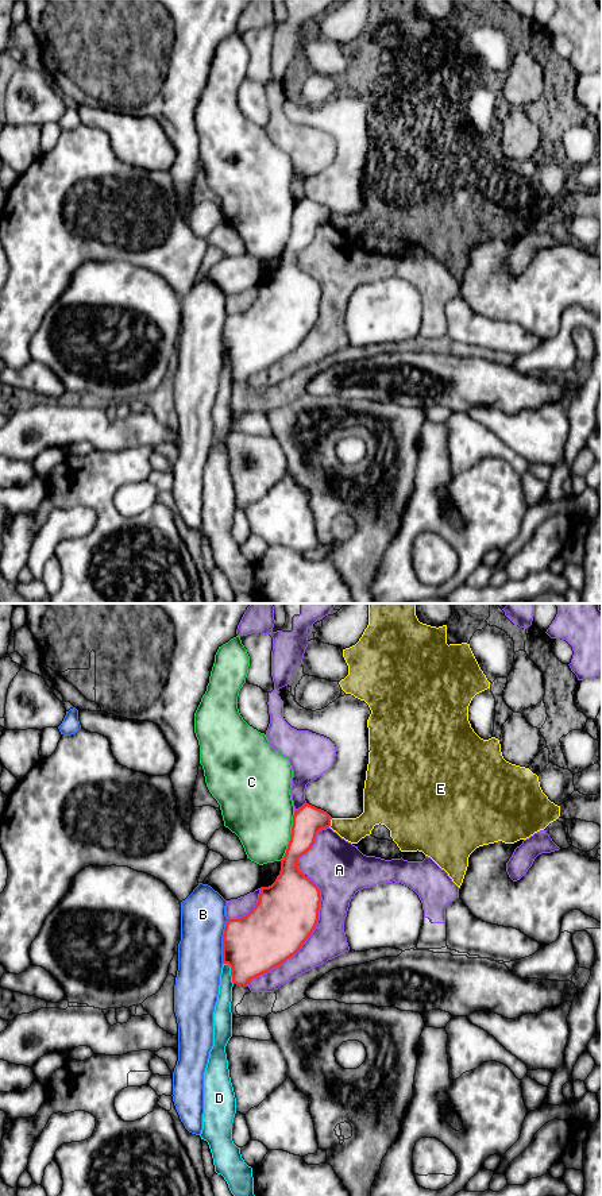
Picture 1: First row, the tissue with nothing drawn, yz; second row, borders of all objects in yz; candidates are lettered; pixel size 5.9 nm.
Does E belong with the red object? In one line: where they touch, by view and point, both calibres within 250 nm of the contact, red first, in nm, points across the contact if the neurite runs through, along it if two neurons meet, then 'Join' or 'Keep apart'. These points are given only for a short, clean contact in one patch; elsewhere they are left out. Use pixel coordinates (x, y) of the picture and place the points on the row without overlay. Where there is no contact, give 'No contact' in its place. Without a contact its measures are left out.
Touches red at yz (330, 218). Thickness 180 nm (red) against 140 nm. Boundary: yz (332, 213), (328, 222). Keep apart

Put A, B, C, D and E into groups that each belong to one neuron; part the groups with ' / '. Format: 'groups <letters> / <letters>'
groups A / B / C / D / E

